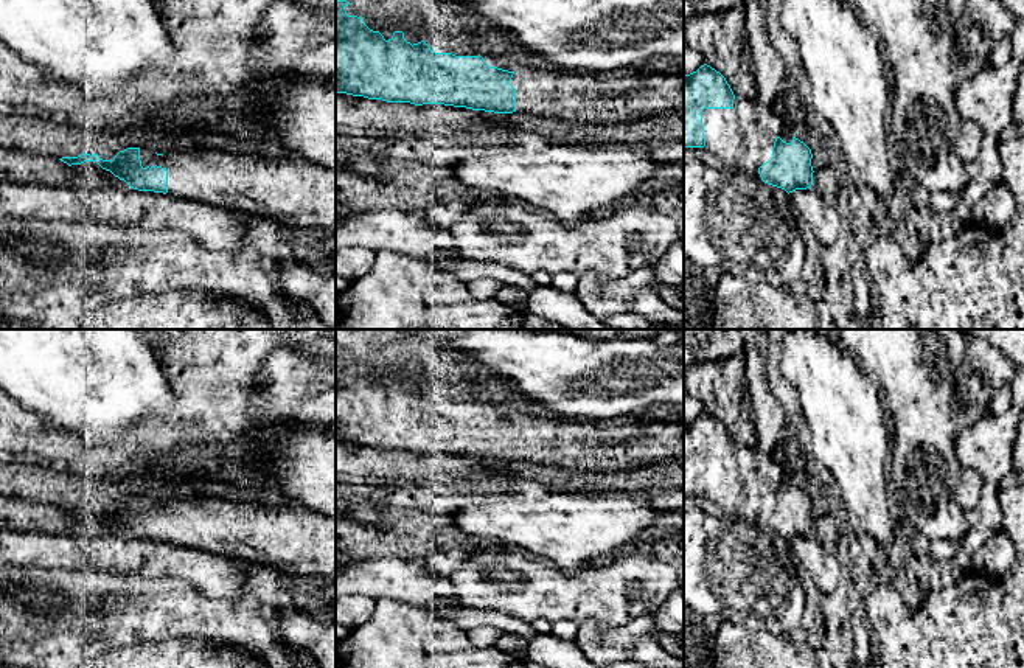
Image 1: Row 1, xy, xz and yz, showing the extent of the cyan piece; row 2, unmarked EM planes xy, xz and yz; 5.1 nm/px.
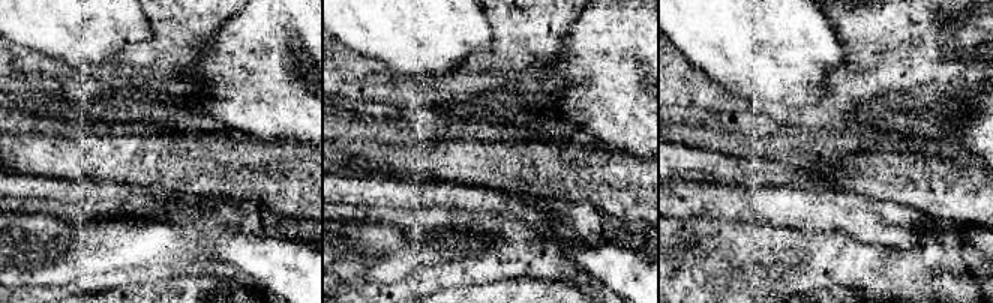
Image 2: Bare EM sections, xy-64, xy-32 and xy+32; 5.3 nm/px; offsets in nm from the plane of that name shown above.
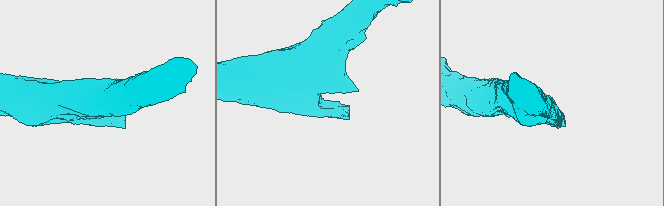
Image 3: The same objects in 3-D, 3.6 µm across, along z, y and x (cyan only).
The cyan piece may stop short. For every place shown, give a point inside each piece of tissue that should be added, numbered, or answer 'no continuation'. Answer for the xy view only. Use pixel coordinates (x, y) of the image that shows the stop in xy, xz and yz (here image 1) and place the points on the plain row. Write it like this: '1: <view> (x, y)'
1: xy (297, 544)

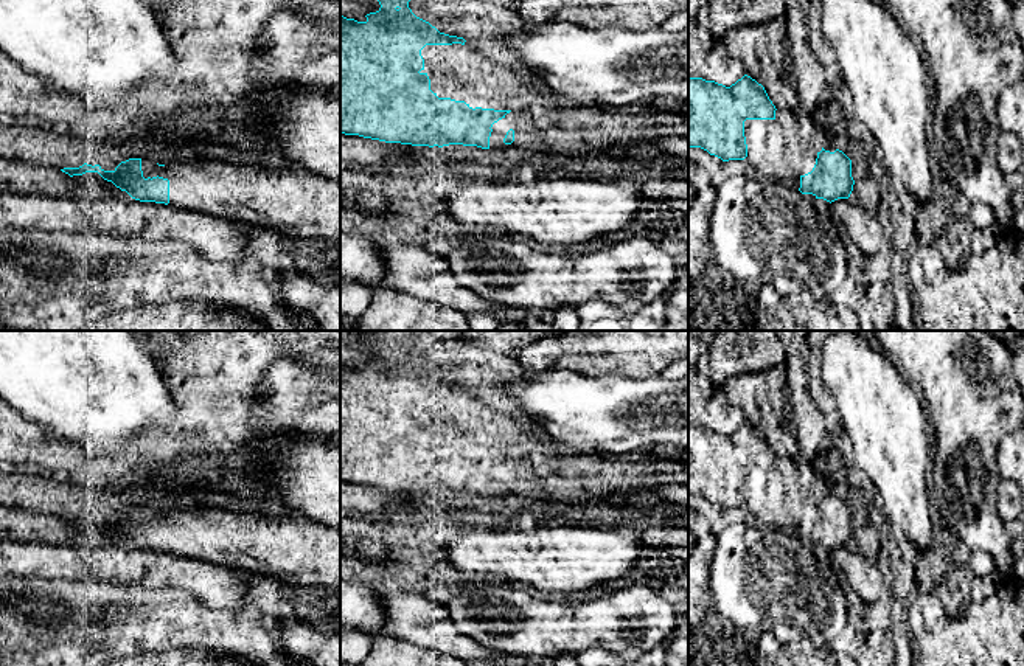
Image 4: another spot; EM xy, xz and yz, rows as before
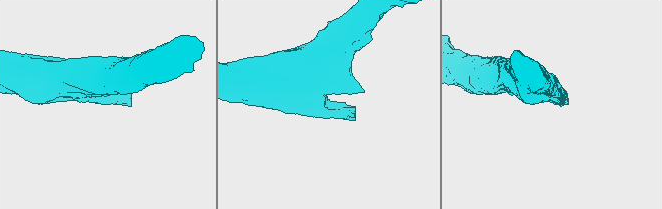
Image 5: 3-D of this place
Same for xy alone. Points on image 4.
1: xy (299, 554)

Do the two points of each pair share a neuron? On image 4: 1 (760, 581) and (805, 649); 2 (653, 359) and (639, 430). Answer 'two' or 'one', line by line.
1: two
2: two

